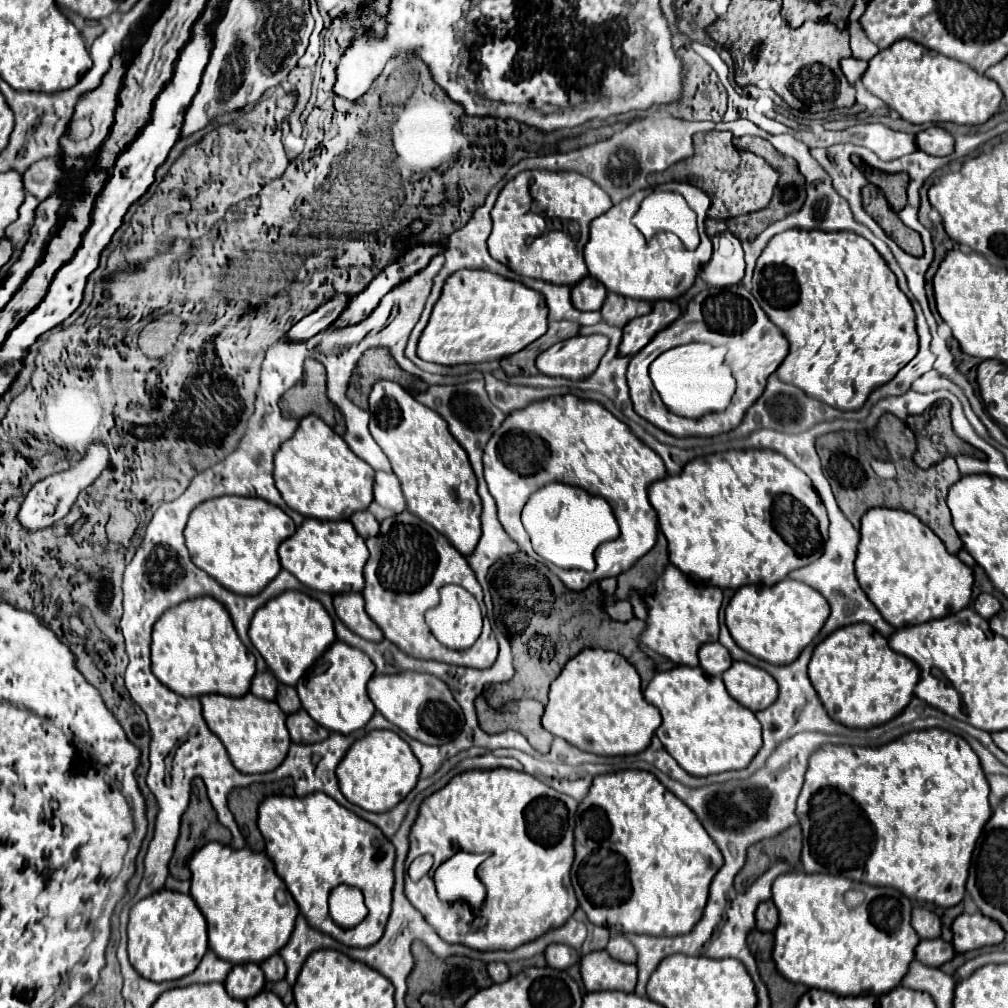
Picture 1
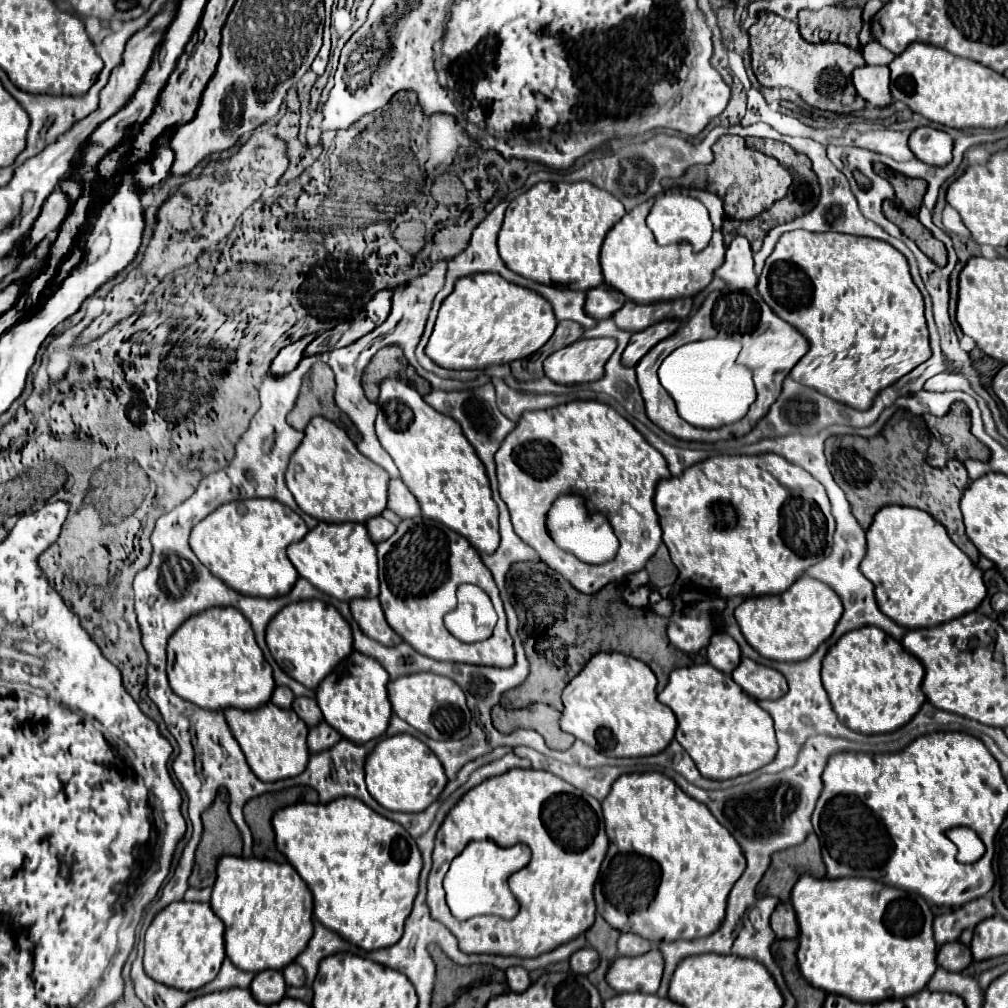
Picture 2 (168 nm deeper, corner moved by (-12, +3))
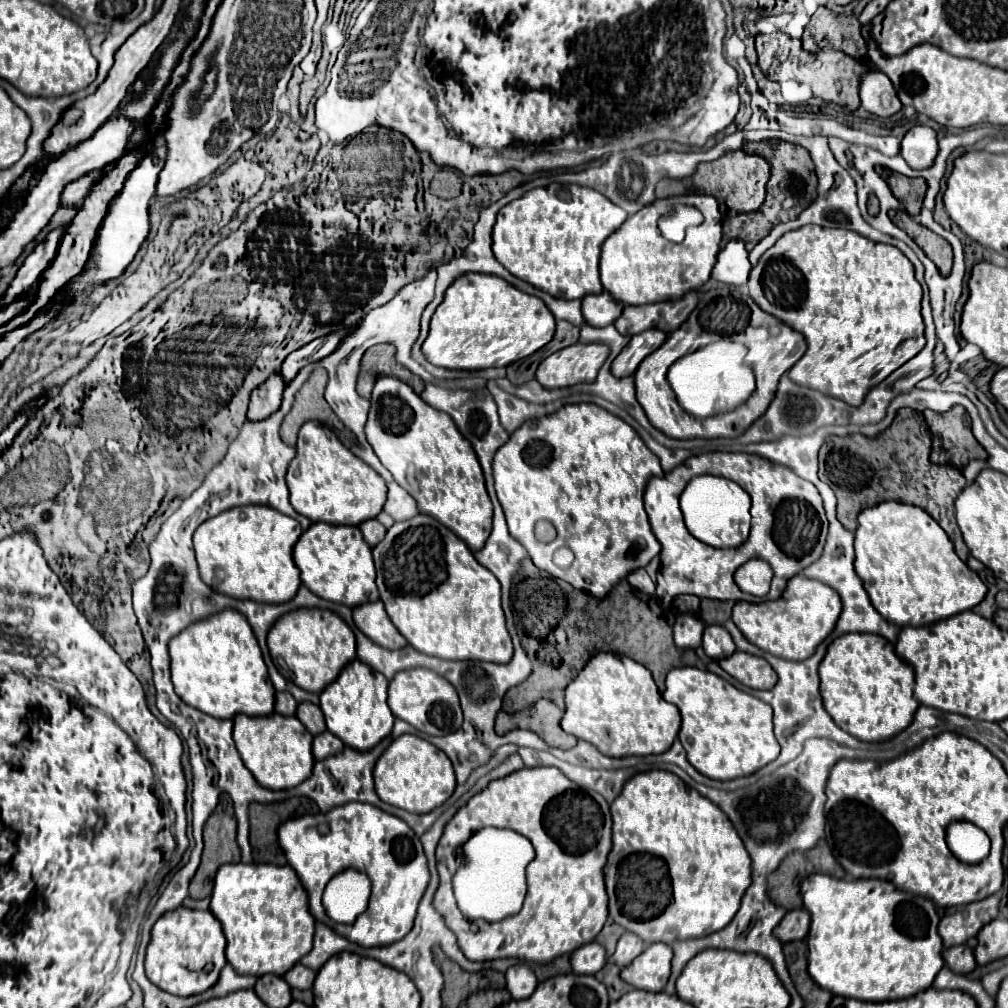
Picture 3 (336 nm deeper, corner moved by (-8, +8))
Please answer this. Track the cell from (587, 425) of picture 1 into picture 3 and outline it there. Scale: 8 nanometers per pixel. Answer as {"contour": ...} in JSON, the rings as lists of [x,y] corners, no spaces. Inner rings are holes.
{"contour":[[[567,404],[555,414],[527,420],[497,450],[493,460],[495,490],[511,536],[515,536],[525,546],[529,558],[539,570],[553,578],[561,578],[573,588],[589,592],[597,598],[607,596],[607,592],[621,578],[631,574],[635,568],[647,566],[651,558],[661,552],[661,544],[651,532],[651,524],[643,508],[643,492],[649,478],[661,474],[663,470],[657,456],[645,448],[645,442],[637,436],[637,432],[597,404]],[[539,518],[555,522],[559,530],[559,536],[549,544],[539,542],[533,534],[533,526]],[[561,546],[567,546],[575,554],[573,564],[565,570],[553,562],[553,554]]]}

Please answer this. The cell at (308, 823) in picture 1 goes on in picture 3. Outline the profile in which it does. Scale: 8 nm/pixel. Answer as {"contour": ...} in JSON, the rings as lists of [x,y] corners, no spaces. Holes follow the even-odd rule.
{"contour":[[[347,802],[347,804],[341,804],[337,808],[331,808],[325,814],[303,814],[303,816],[295,816],[295,818],[281,822],[277,828],[277,838],[279,838],[281,850],[285,852],[289,866],[297,872],[301,884],[305,886],[305,890],[309,894],[309,908],[311,908],[311,914],[317,922],[329,924],[329,928],[333,928],[337,934],[345,936],[347,940],[351,940],[359,946],[367,946],[367,948],[393,944],[393,942],[401,940],[411,930],[413,918],[417,912],[417,904],[419,904],[419,900],[427,888],[427,882],[429,882],[429,870],[427,870],[427,858],[423,854],[419,836],[401,818],[387,814],[387,812],[383,812],[371,804]],[[349,868],[359,870],[359,872],[369,876],[371,898],[369,898],[367,910],[363,914],[359,914],[353,924],[339,924],[325,914],[321,896],[323,896],[327,882],[335,874],[349,870]]]}

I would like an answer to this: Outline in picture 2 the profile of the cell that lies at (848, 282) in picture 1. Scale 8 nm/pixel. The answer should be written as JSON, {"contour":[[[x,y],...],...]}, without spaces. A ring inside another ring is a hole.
{"contour":[[[789,231],[783,233],[773,249],[773,253],[767,257],[763,273],[759,277],[757,283],[757,291],[763,297],[763,301],[773,309],[775,315],[779,315],[781,319],[785,319],[789,325],[793,325],[801,335],[807,337],[809,341],[809,353],[793,367],[793,371],[789,373],[791,379],[795,379],[801,385],[813,387],[815,391],[843,403],[855,409],[869,409],[873,405],[873,399],[877,397],[879,391],[883,391],[885,387],[893,385],[899,377],[903,377],[905,373],[909,373],[911,369],[915,369],[917,365],[921,365],[923,361],[927,361],[931,357],[931,349],[929,349],[929,335],[927,335],[927,323],[925,323],[925,315],[923,315],[923,295],[917,289],[917,285],[911,279],[909,273],[909,265],[907,259],[889,243],[885,241],[877,241],[877,239],[867,239],[867,237],[857,237],[857,235],[841,235],[841,233],[811,233],[811,231]]]}

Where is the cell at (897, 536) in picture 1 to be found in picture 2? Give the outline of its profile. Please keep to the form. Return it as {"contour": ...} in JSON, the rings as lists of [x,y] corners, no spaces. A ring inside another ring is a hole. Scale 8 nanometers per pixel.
{"contour":[[[887,505],[885,509],[879,509],[875,513],[871,529],[867,531],[867,555],[861,561],[861,573],[875,585],[875,599],[879,609],[897,625],[909,629],[935,627],[945,621],[957,619],[969,611],[975,611],[987,595],[983,571],[973,565],[957,545],[953,545],[939,521],[915,507]]]}

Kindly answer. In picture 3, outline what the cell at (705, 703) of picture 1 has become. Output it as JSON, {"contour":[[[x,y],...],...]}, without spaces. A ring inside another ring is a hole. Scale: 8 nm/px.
{"contour":[[[695,666],[673,668],[667,674],[665,686],[663,698],[675,704],[683,718],[679,740],[687,752],[687,760],[701,774],[733,780],[753,774],[779,756],[779,742],[773,734],[773,710],[765,702]]]}

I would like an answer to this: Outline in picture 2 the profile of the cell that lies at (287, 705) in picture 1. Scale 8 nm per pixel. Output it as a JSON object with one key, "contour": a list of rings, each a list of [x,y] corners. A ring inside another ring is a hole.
{"contour":[[[297,697],[293,701],[293,711],[309,725],[309,727],[315,727],[323,721],[321,717],[321,709],[317,705],[315,699],[309,699],[309,697]]]}

